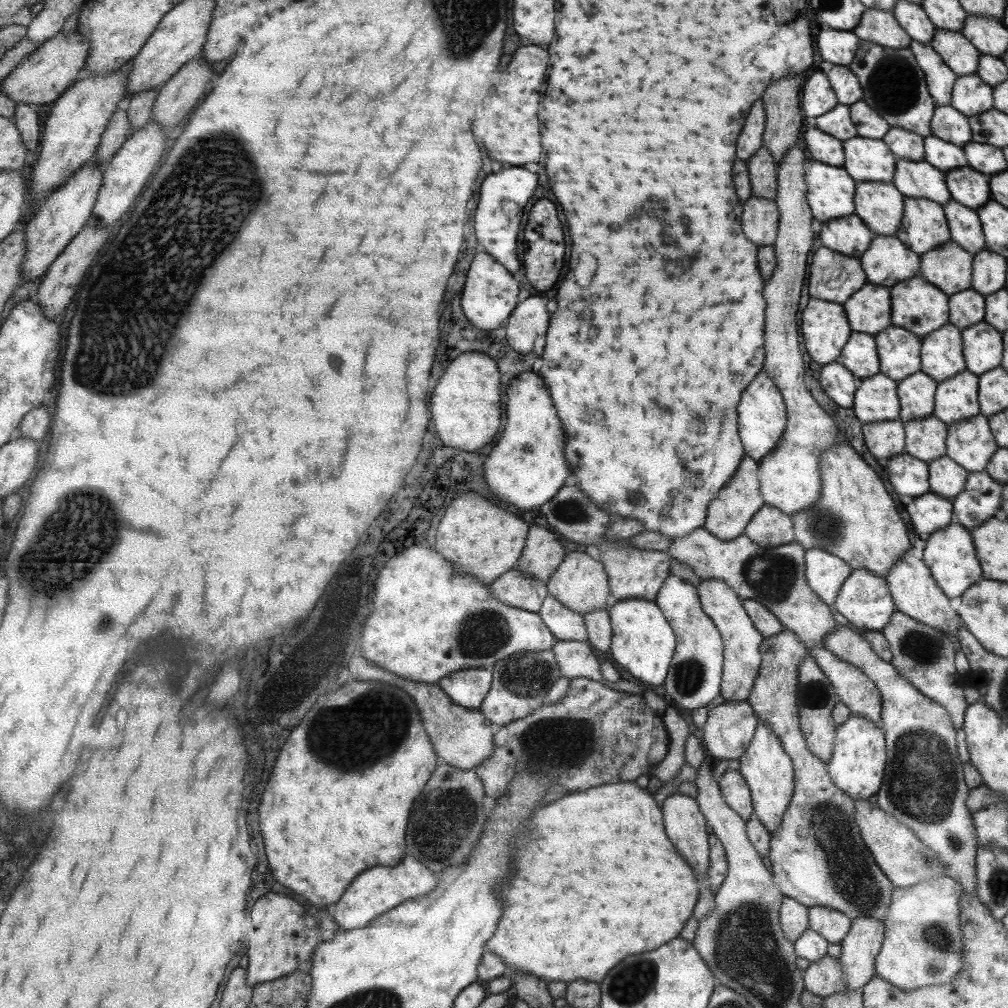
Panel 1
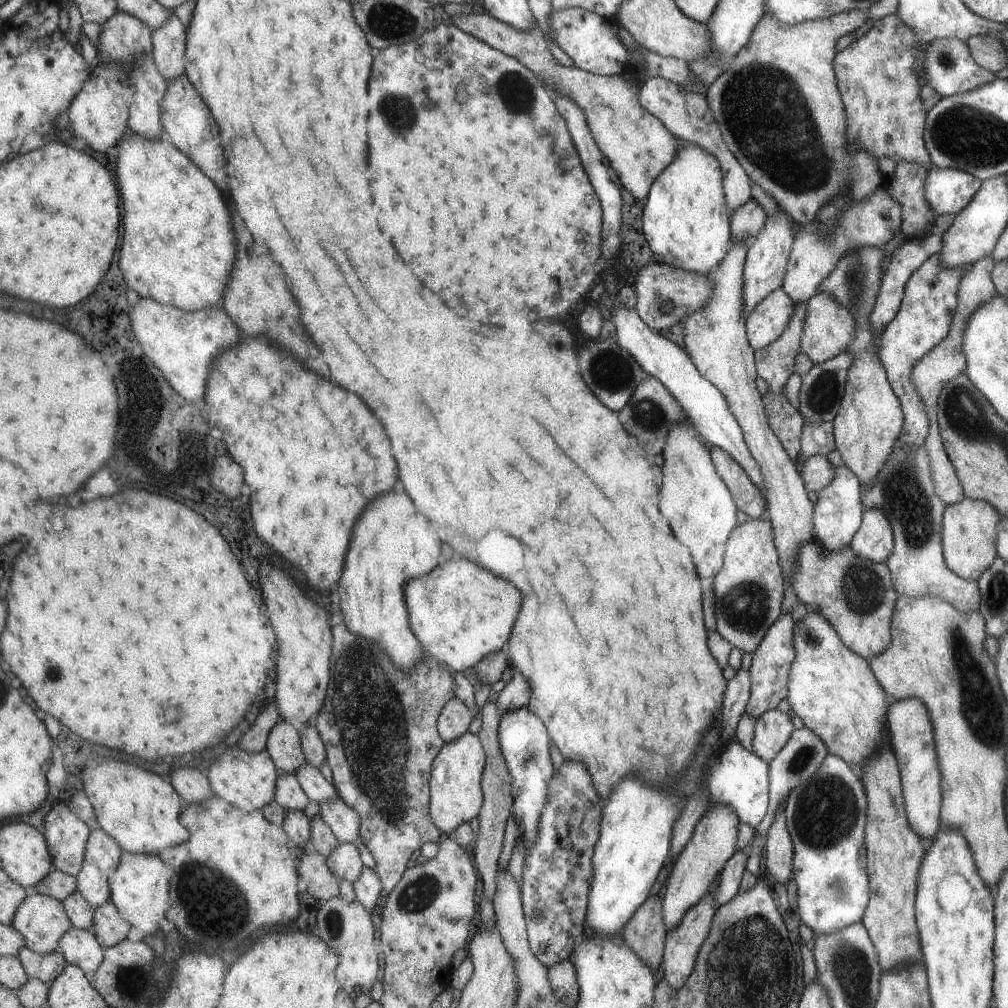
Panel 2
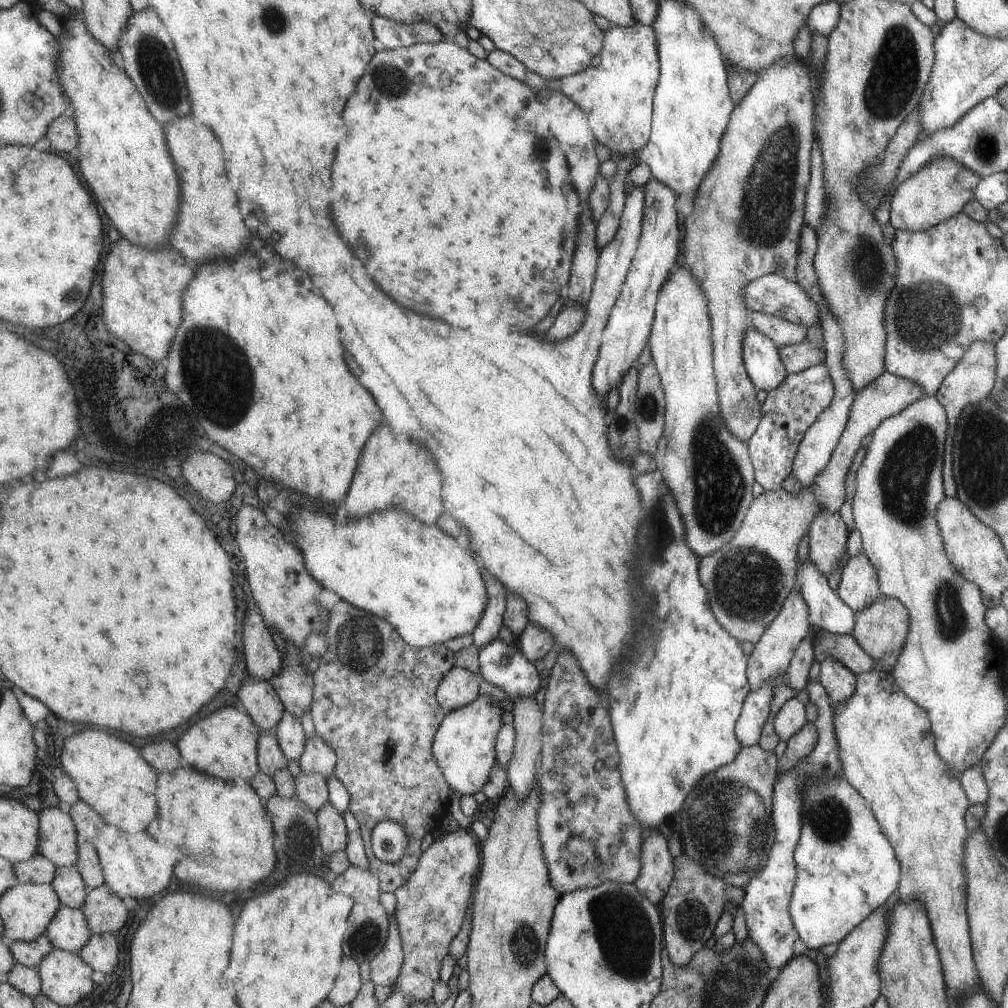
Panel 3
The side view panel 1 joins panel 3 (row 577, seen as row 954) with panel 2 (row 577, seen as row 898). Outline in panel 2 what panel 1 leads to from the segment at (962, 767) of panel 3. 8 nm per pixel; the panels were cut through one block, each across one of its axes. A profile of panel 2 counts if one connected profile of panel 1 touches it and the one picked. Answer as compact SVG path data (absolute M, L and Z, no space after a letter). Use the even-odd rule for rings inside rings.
M925 446L895 447L887 456L887 461L880 468L873 483L867 487L862 485L863 507L866 509L882 509L891 522L894 530L895 548L885 562L891 569L895 591L907 597L926 597L937 595L951 603L960 612L976 613L983 600L979 583L970 579L963 579L957 575L946 563L943 550L943 514L946 504L937 494L932 478L932 466Z

